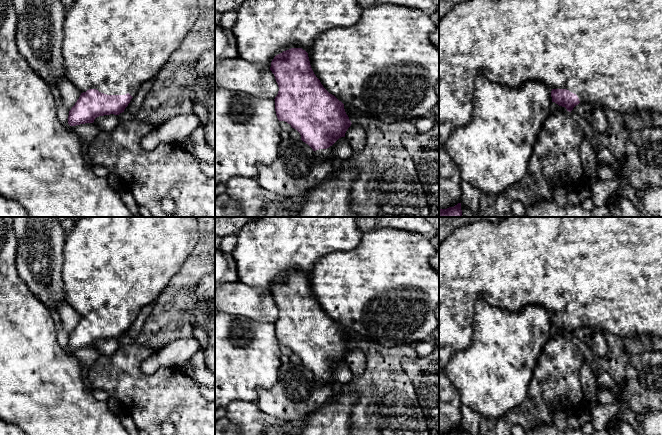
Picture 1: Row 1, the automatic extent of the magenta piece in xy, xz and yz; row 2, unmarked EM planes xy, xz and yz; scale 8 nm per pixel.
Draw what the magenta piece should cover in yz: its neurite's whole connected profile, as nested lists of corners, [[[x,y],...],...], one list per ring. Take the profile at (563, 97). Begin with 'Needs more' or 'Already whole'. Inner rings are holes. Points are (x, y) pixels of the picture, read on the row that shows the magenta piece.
Needs more. [[[467,0],[457,4],[439,21],[439,148],[446,146],[455,129],[469,124],[475,81],[479,76],[511,88],[528,81],[541,82],[552,89],[552,102],[569,112],[580,102],[586,102],[622,114],[635,111],[662,114],[662,0]]]

